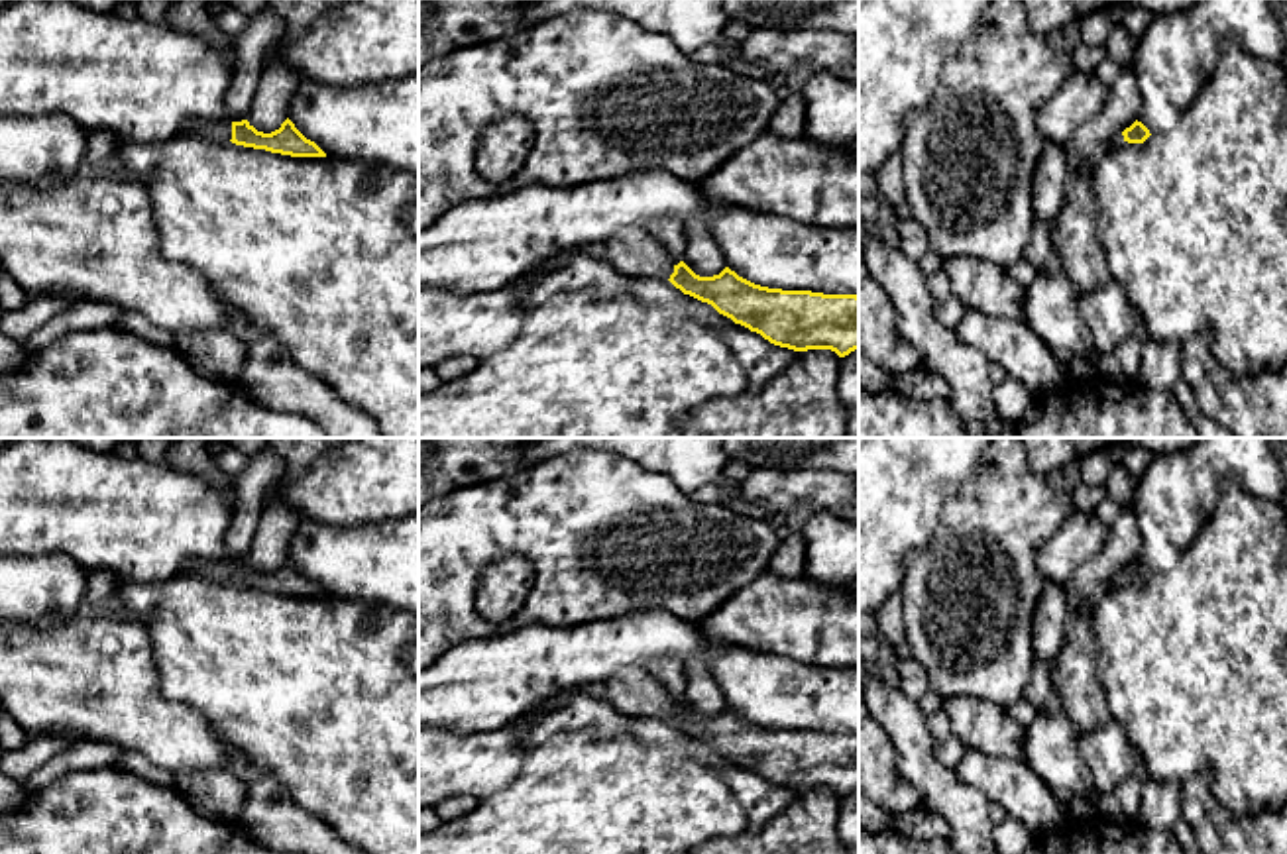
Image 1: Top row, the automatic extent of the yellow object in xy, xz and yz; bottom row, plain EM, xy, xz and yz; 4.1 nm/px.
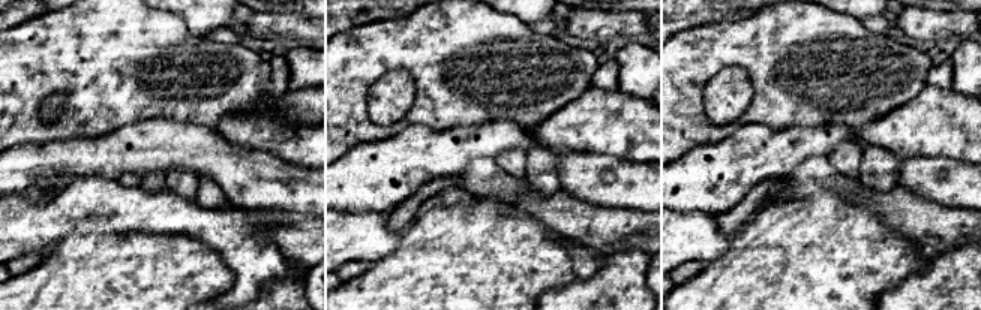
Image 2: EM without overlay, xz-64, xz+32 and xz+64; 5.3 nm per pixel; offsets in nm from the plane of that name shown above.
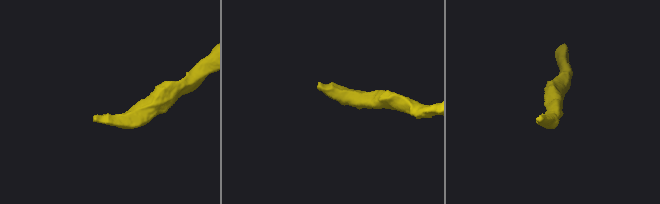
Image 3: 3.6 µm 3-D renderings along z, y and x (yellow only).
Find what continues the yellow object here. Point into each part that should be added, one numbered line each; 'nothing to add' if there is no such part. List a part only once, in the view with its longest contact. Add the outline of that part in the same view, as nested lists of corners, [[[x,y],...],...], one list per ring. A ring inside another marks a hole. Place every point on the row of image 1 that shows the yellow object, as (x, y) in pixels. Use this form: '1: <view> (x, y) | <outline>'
1: xy (221, 132) | [[[193,122],[181,130],[179,135],[198,135],[216,143],[228,143],[232,139],[230,122],[198,124]]]

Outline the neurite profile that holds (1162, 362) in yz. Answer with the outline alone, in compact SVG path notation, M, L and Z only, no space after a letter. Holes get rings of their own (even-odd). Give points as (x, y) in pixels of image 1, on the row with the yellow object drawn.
M1146 340L1138 383L1153 391L1173 391L1183 373L1183 346L1175 342Z

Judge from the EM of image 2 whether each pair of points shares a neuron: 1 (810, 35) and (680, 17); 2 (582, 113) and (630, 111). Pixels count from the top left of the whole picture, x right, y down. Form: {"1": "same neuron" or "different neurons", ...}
{"1": "different neurons", "2": "same neuron"}

